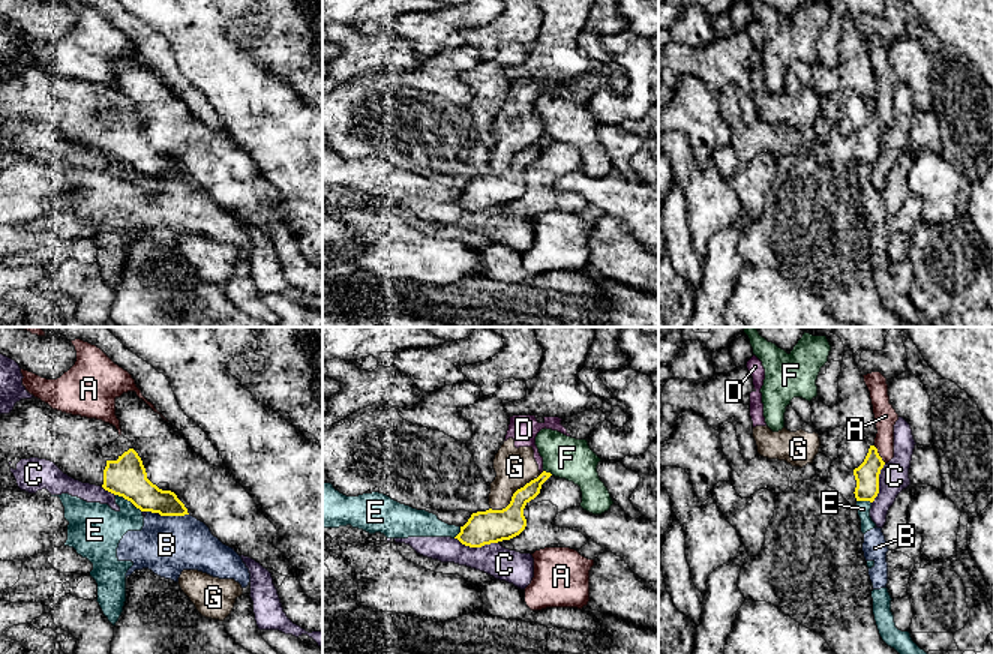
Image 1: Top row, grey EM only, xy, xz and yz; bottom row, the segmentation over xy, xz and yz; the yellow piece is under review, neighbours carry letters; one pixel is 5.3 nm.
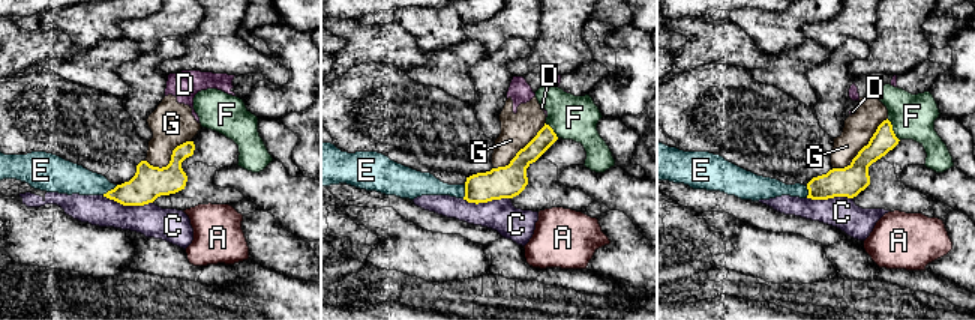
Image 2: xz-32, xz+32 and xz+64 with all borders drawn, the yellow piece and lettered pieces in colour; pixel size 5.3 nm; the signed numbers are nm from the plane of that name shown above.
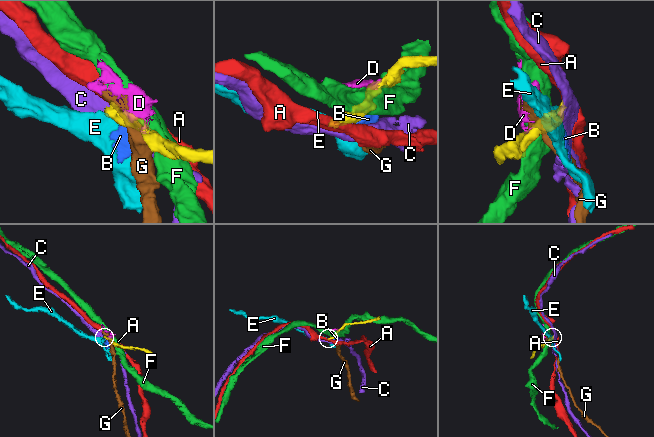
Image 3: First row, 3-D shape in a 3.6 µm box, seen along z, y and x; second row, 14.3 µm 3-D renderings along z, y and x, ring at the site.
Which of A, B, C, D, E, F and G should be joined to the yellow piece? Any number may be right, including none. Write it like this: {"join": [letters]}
{"join": []}

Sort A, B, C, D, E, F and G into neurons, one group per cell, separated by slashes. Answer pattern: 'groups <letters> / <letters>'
groups A / B E / C / D G / F

